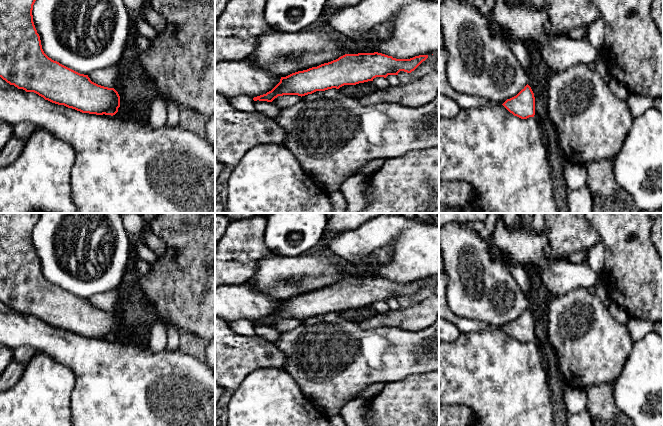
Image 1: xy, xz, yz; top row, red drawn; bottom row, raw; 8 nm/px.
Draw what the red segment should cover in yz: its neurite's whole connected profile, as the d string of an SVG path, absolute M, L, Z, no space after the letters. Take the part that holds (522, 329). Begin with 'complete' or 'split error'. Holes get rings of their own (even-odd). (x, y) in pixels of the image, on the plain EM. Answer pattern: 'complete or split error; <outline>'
complete; M528 308L516 320L507 323L502 329L514 340L521 343L535 339L535 321Z

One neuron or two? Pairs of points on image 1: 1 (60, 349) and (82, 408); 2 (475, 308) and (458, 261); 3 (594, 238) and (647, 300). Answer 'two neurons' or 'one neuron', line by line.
1: one neuron
2: one neuron
3: two neurons

